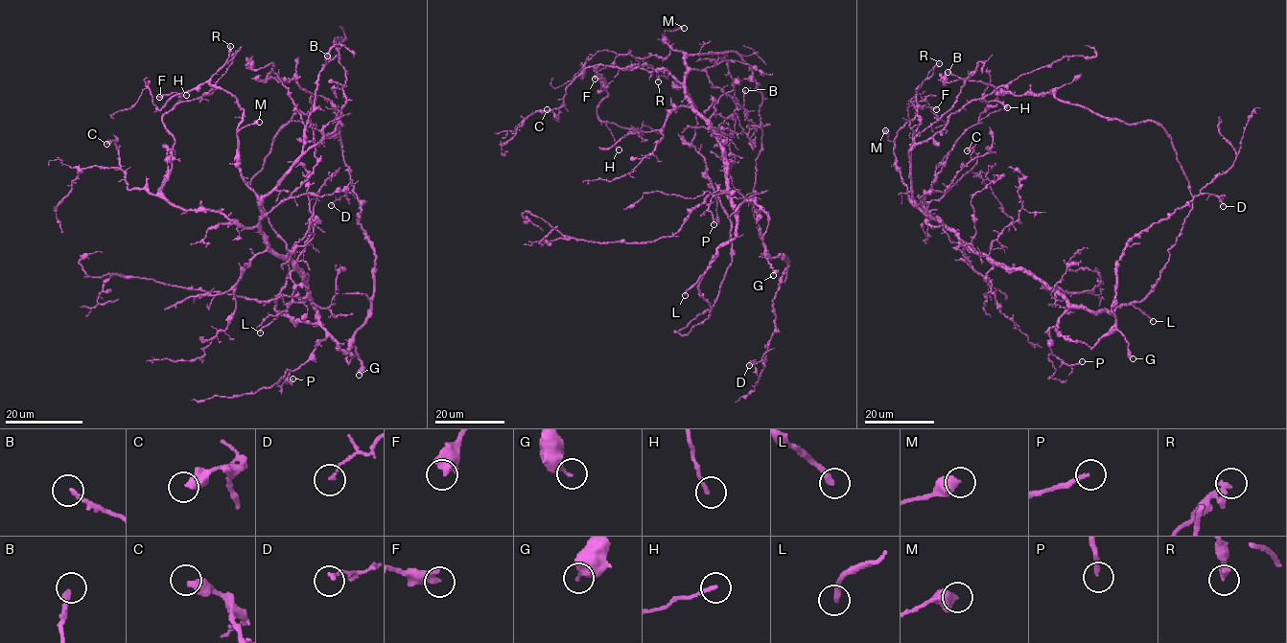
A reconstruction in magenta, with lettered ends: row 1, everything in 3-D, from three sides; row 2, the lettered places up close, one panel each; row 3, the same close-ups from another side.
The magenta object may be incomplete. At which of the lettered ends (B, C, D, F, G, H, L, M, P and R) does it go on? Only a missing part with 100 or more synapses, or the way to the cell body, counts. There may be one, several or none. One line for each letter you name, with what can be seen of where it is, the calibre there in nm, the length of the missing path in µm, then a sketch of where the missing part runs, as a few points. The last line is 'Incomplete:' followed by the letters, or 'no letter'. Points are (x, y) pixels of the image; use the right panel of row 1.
L: Place: (1153, 321). Thickness 280 nm. Missing length about 90 µm. Course of what is missing: (1153, 321), (1158, 333), (1211, 387), (1214, 383), (1209, 369), (1212, 364), (1243, 374)
Incomplete: L

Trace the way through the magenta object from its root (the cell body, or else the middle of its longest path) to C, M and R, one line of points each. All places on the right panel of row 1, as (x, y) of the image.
C: (1098, 311), (1077, 309), (927, 223), (923, 198), (970, 171), (977, 155), (967, 150)
M: (1098, 311), (1077, 309), (1032, 276), (991, 262), (927, 217), (910, 198), (897, 164), (894, 143), (885, 130)
R: (1098, 311), (1077, 309), (1032, 276), (991, 262), (910, 198), (895, 138), (915, 117), (917, 91), (939, 63)

